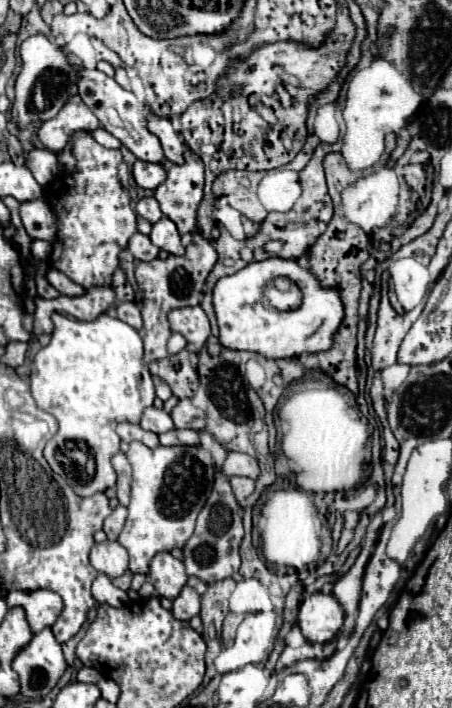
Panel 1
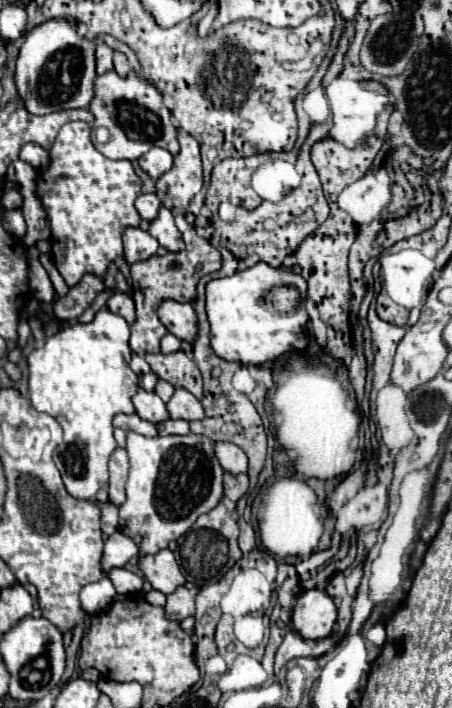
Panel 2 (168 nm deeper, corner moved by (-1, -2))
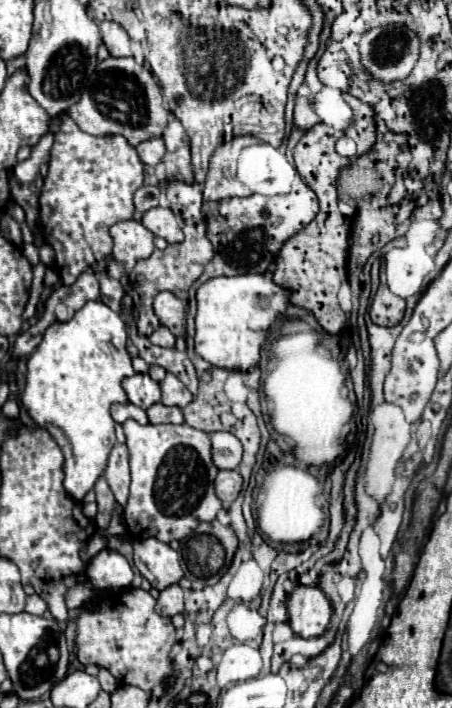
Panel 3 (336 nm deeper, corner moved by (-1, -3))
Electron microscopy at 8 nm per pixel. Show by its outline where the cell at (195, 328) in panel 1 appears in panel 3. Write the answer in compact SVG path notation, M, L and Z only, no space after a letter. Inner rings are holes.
M162 291L154 299L154 313L164 327L168 327L176 337L184 335L184 303L170 291Z

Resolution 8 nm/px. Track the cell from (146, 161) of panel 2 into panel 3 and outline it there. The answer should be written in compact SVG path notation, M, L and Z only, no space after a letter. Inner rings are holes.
M156 137L156 139L148 139L148 141L140 143L136 147L136 151L138 151L138 155L140 155L140 159L142 159L144 165L154 167L164 157L166 147L164 147L164 141L160 137Z

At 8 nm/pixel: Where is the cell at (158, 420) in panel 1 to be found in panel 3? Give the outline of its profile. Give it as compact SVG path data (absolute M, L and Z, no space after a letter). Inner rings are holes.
M134 373L132 377L124 379L122 383L130 403L142 407L142 409L148 409L150 405L158 403L160 401L160 387L156 381L150 379L150 375L146 373Z

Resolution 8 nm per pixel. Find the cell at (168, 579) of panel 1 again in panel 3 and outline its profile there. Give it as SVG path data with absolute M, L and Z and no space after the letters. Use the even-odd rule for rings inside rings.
M142 539L134 543L134 565L158 591L178 583L184 577L178 553L158 539Z

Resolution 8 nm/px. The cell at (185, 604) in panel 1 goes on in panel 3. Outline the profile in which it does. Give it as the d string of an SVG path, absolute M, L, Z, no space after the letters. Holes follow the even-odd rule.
M178 583L160 591L160 597L156 599L156 611L164 617L174 617L176 613L184 611L184 591Z

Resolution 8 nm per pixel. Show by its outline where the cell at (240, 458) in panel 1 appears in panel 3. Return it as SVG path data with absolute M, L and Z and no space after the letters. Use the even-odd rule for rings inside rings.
M226 431L210 433L212 441L212 461L218 469L236 469L242 459L242 445L240 441Z

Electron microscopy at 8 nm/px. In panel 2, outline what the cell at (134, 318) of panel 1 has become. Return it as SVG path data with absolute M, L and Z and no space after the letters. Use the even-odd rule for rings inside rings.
M112 294L108 298L108 310L114 314L120 314L128 324L136 322L136 312L134 312L134 300L128 294Z

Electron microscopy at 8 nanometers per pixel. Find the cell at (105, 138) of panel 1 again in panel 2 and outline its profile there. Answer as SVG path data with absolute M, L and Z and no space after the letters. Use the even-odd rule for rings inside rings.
M112 70L98 76L94 84L94 100L90 102L88 110L94 114L92 142L108 158L136 160L150 146L166 148L172 156L176 156L180 150L176 126L172 124L172 114L164 106L160 92L152 84L138 80L136 74L120 78Z

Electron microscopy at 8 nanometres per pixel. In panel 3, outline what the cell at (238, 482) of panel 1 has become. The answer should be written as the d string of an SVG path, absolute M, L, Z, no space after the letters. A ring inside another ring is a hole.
M218 471L216 477L216 495L224 505L230 505L242 489L242 477L240 473L234 471Z

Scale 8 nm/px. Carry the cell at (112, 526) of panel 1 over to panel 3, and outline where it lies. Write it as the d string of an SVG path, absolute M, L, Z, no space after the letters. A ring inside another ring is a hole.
M100 477L96 481L96 487L94 487L94 493L96 493L96 503L98 503L98 515L96 515L96 525L100 529L106 529L108 523L110 523L110 515L114 511L114 505L116 505L116 499L106 483L104 477Z

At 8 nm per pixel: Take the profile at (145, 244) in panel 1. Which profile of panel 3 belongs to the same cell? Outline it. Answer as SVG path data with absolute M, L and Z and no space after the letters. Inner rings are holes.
M120 221L110 227L110 235L114 239L112 259L126 273L132 271L136 261L150 257L154 251L154 235L140 221Z

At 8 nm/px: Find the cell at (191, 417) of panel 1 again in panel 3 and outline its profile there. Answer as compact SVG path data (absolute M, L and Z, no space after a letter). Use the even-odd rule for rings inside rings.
M166 373L164 381L160 381L160 391L162 391L162 403L164 405L186 407L194 399L192 393L182 385L182 381L172 373Z

